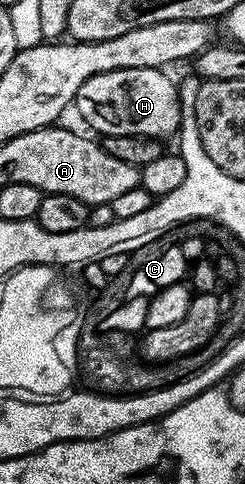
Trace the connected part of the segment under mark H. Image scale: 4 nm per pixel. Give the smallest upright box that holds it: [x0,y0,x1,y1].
[74,68,184,138]

